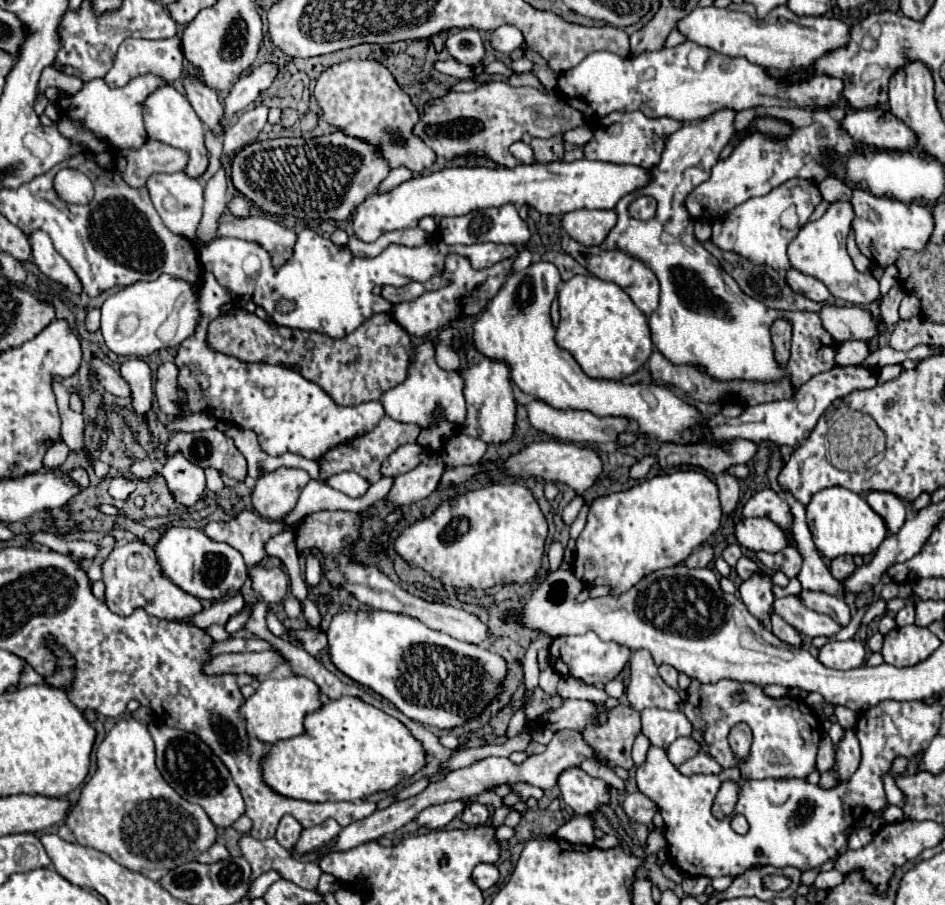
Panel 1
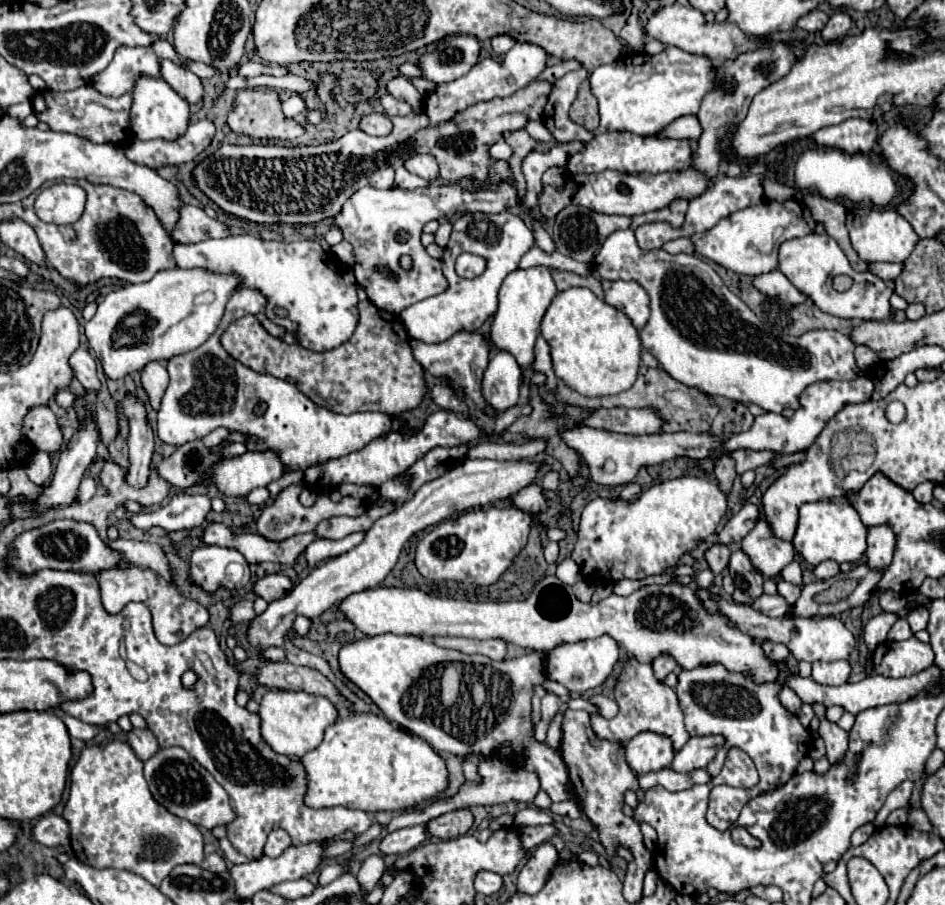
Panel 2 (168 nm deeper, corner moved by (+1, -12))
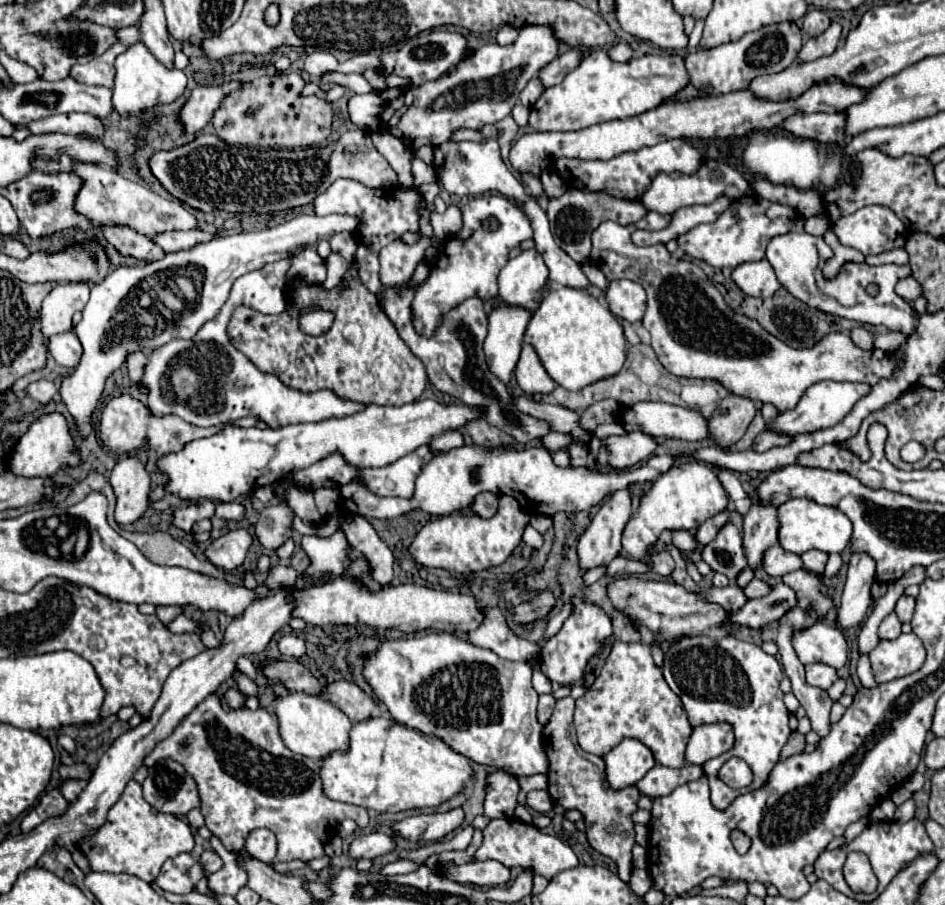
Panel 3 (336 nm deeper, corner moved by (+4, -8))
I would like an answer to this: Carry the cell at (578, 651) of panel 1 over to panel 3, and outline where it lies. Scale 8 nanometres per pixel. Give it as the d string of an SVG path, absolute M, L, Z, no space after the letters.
M577 602L573 608L573 614L565 620L563 628L543 644L541 648L541 672L561 686L575 686L583 682L583 676L587 672L587 664L591 658L601 654L609 638L613 636L611 618L605 614L605 610L597 604Z

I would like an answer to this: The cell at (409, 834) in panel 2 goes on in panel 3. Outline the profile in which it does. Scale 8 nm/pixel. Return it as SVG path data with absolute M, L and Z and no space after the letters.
M373 832L367 836L359 836L353 840L349 852L353 858L379 858L383 854L389 854L391 850L395 850L397 846L397 838L391 834L383 834L383 832Z

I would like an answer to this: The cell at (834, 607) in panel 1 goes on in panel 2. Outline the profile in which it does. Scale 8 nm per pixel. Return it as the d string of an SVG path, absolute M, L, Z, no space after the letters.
M762 594L760 598L756 598L756 602L750 604L754 610L760 610L762 614L768 614L768 616L774 616L774 618L782 618L788 614L788 602L782 598L782 596L768 596L768 594Z

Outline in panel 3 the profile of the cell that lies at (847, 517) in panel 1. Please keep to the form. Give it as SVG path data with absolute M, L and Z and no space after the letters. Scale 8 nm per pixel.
M791 498L789 502L779 506L779 544L793 554L805 554L807 550L815 548L821 552L837 552L841 554L853 536L853 524L851 520L833 506L821 506L807 498Z

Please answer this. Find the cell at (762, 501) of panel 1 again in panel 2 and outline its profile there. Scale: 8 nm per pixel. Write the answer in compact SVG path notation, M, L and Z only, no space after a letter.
M744 504L742 510L738 514L734 514L724 524L724 528L716 534L718 536L718 542L720 544L726 544L726 546L738 544L744 538L744 534L748 534L752 530L752 526L758 520L758 516L760 516L760 510L754 504Z

